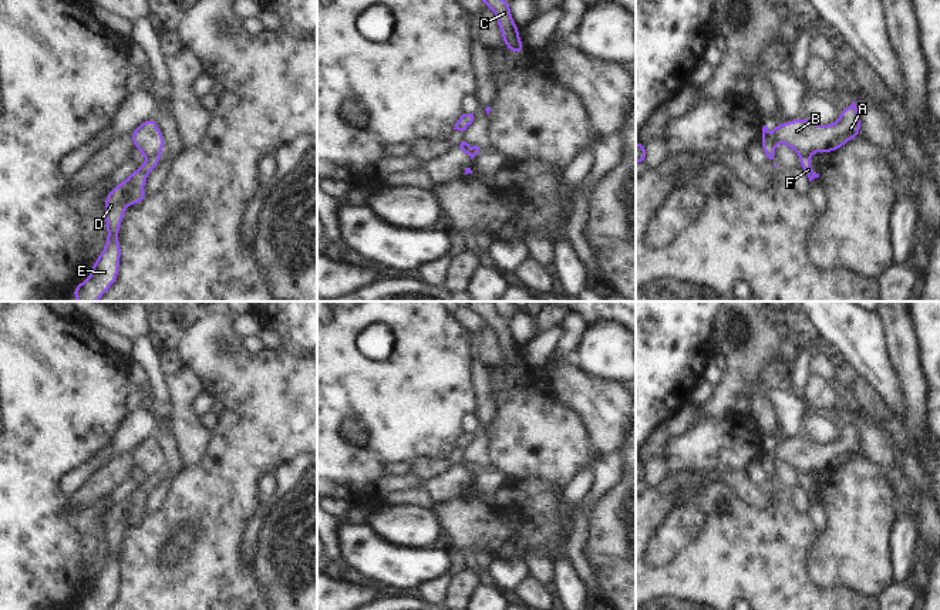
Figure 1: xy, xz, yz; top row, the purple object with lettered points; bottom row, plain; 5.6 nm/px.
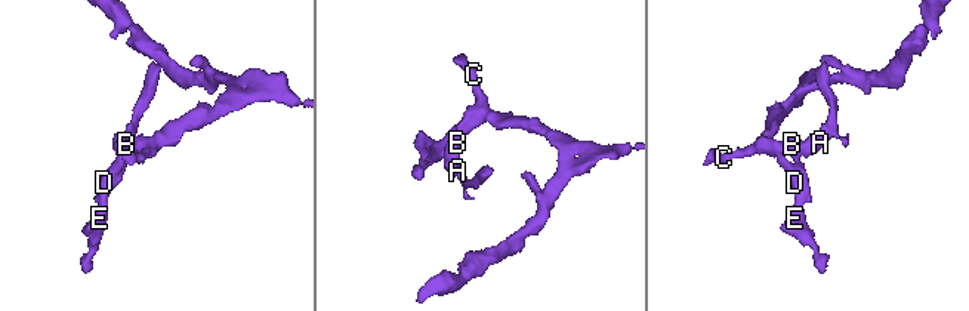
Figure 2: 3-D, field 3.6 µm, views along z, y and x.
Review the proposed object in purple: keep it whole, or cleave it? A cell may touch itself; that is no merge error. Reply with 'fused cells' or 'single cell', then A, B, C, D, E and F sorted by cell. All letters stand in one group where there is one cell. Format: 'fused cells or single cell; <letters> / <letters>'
fused cells; A B C D E / F

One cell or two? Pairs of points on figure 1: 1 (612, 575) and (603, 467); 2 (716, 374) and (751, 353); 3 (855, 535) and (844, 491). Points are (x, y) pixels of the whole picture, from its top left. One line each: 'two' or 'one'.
1: two
2: two
3: one

